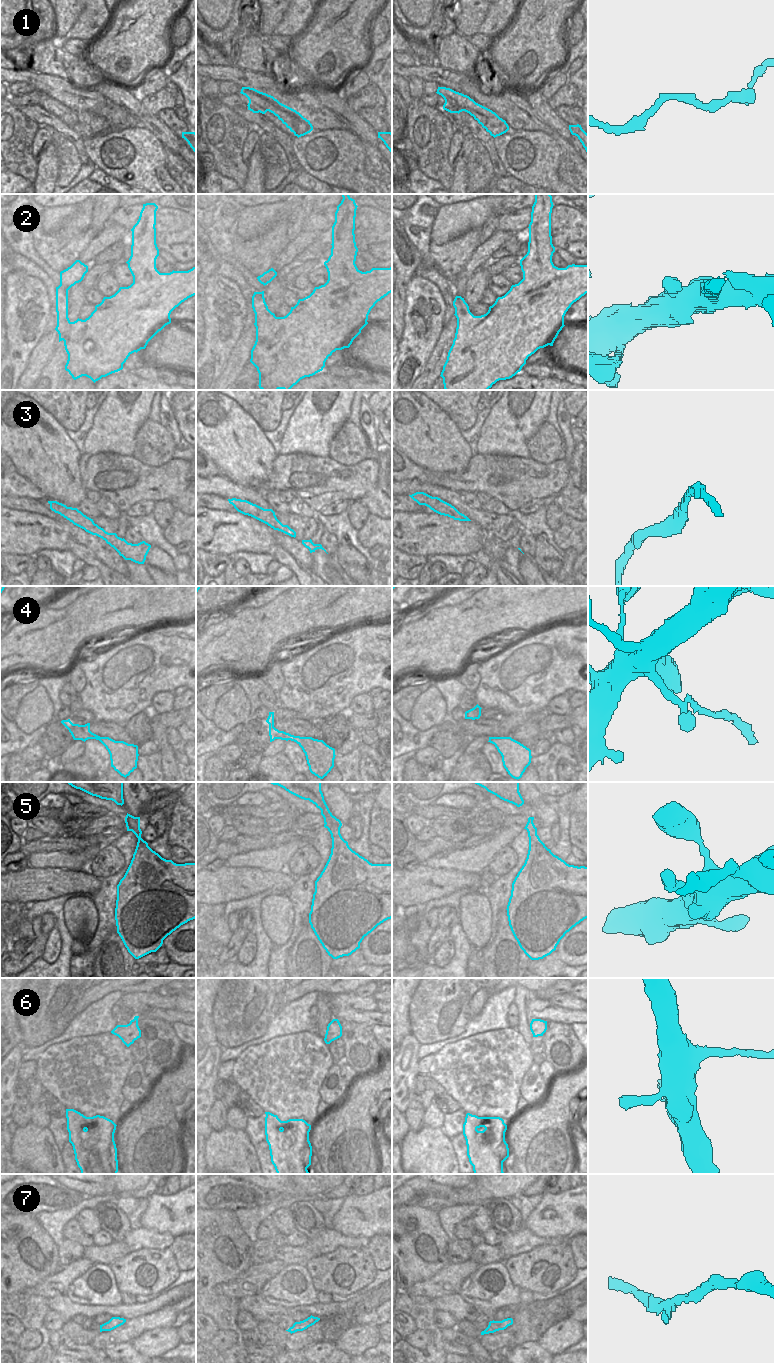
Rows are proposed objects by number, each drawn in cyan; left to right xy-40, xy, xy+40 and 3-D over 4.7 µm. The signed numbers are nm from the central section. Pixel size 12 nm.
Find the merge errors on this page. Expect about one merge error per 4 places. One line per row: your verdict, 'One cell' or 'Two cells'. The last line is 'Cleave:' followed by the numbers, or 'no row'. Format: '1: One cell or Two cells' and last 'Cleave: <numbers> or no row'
1: One cell
2: One cell
3: One cell
4: Two cells
5: One cell
6: One cell
7: One cell
Cleave: 4.

